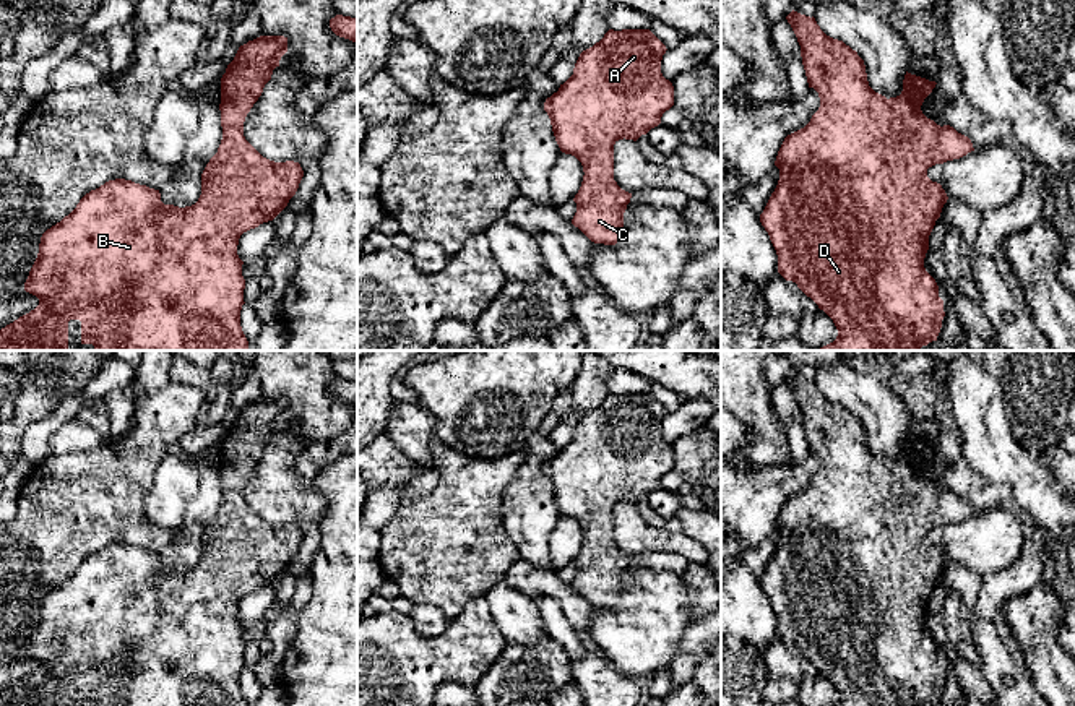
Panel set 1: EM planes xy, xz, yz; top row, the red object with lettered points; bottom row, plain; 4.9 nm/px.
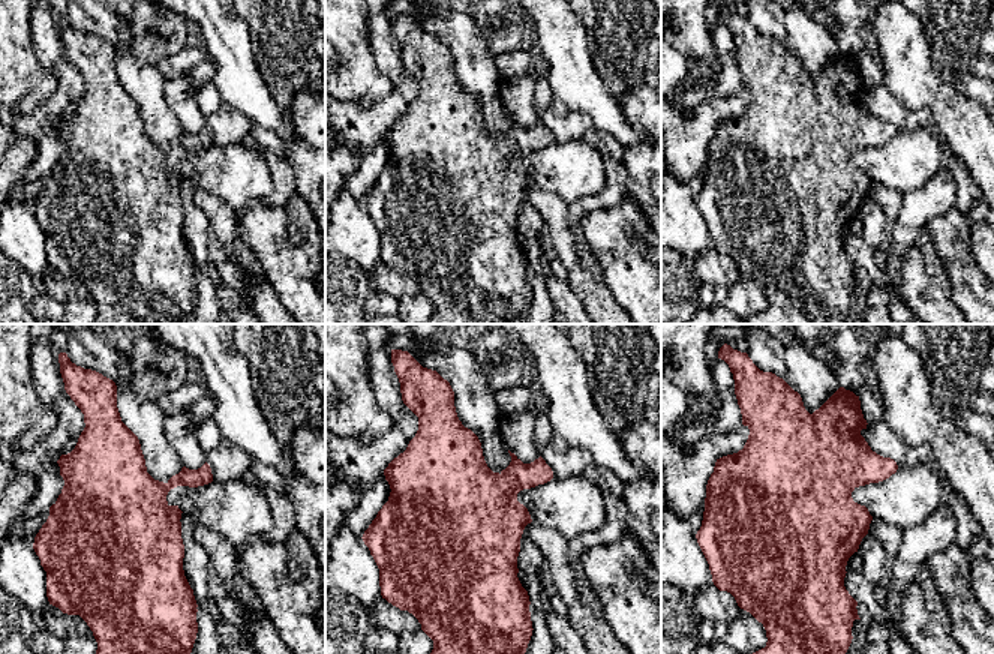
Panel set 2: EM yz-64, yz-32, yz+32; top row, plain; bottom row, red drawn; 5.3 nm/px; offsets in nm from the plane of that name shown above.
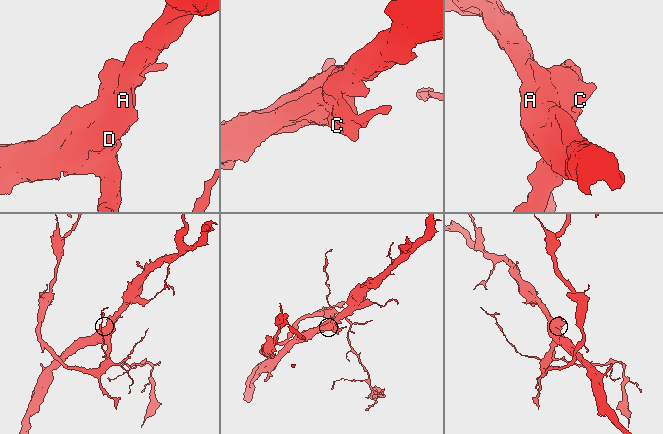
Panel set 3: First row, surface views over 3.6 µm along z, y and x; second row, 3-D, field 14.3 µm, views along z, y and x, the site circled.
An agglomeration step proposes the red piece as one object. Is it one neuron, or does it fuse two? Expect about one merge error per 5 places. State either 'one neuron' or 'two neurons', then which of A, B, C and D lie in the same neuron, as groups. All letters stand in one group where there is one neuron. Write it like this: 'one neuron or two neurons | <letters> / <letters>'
one neuron | A B C D

